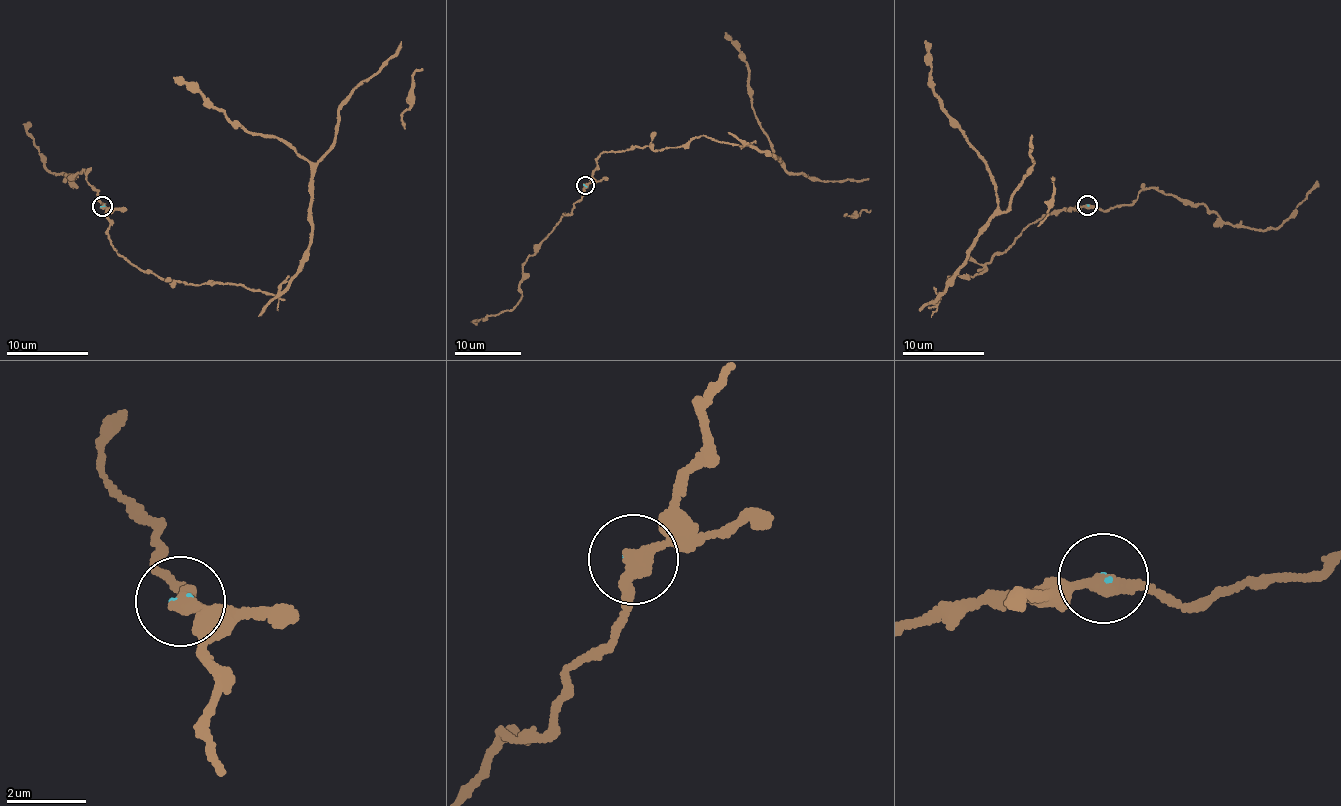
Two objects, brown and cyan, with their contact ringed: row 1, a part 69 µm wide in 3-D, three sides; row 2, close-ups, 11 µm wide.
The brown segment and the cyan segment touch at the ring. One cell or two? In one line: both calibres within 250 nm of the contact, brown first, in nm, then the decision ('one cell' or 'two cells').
calibres 320 and 70 nm; two cells

